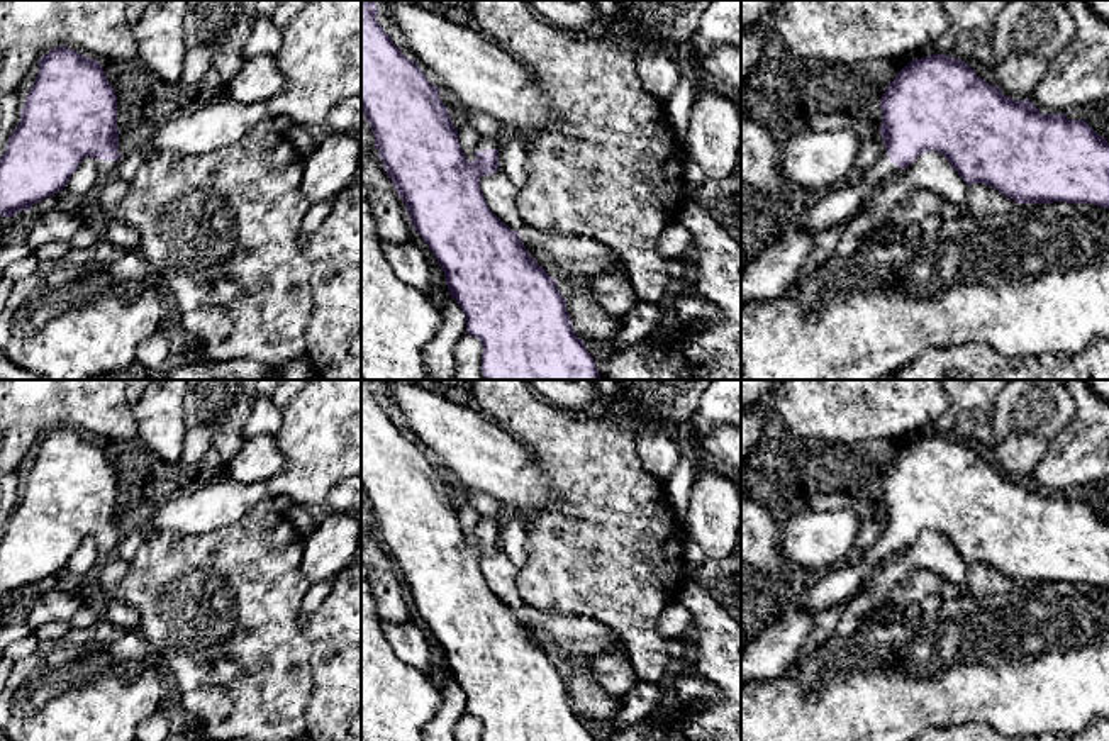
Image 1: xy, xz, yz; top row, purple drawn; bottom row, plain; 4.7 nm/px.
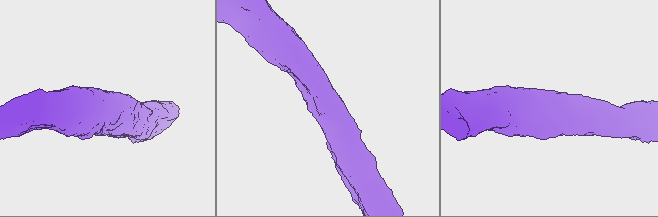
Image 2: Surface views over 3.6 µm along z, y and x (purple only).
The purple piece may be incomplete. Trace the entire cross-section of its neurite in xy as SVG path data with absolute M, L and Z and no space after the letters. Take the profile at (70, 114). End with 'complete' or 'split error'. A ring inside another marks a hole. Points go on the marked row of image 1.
M66 46L39 61L39 73L20 110L20 120L0 156L0 215L15 217L66 187L80 163L92 156L98 175L95 192L115 176L119 153L117 97L100 61Z | split error

